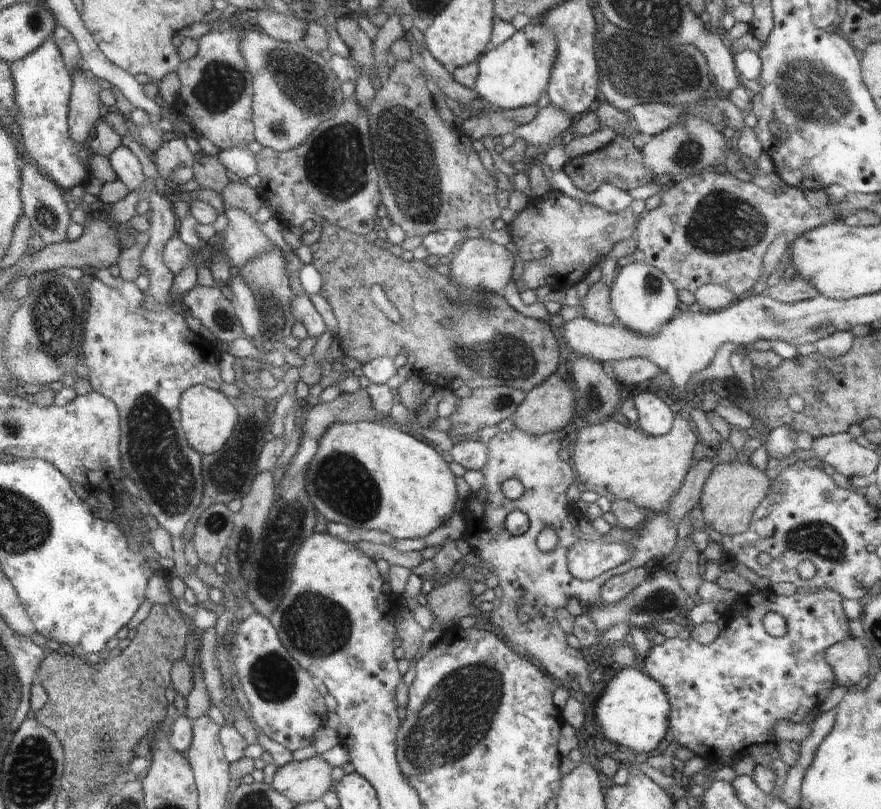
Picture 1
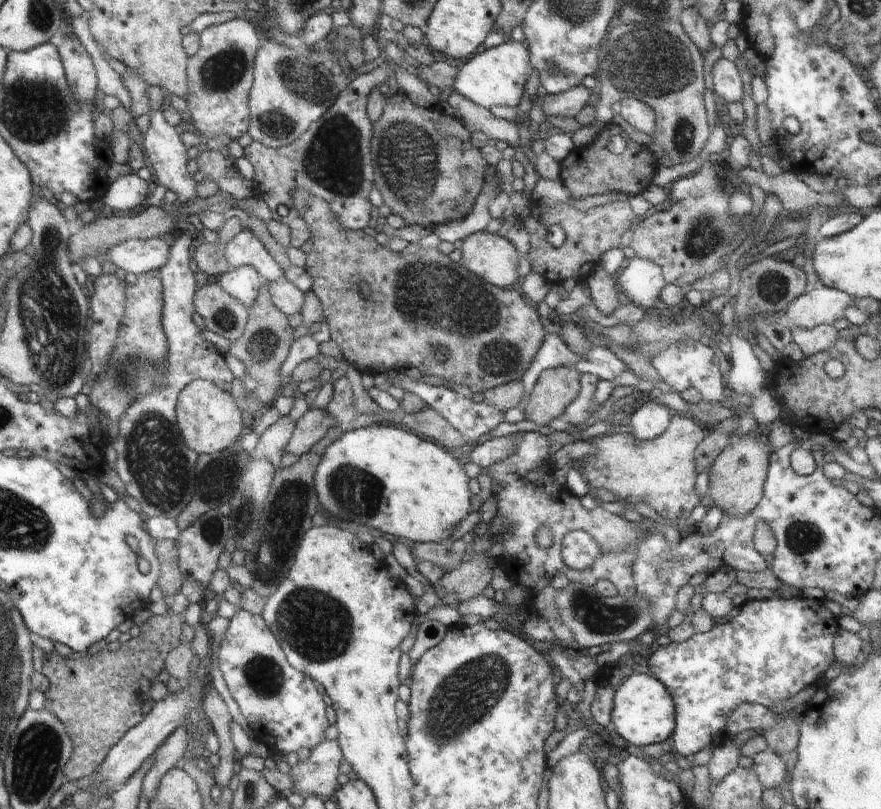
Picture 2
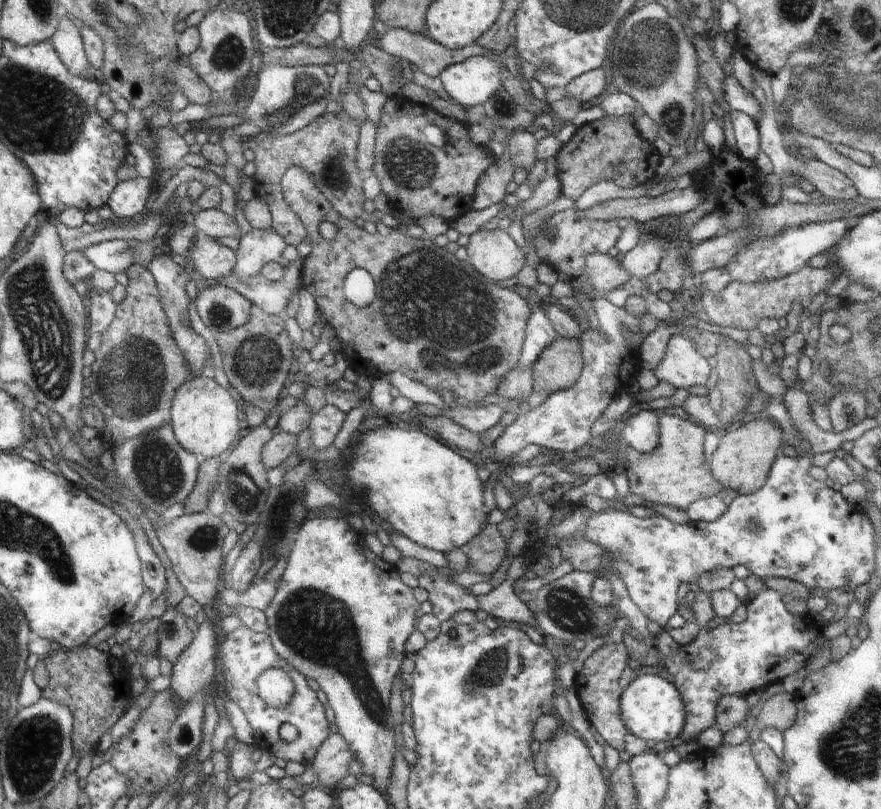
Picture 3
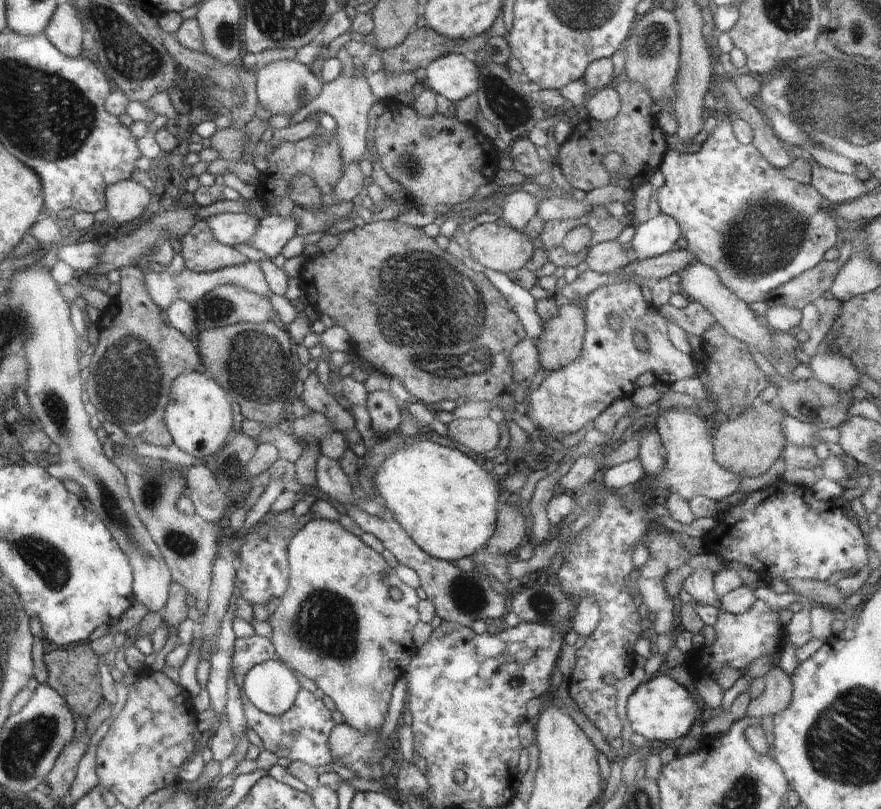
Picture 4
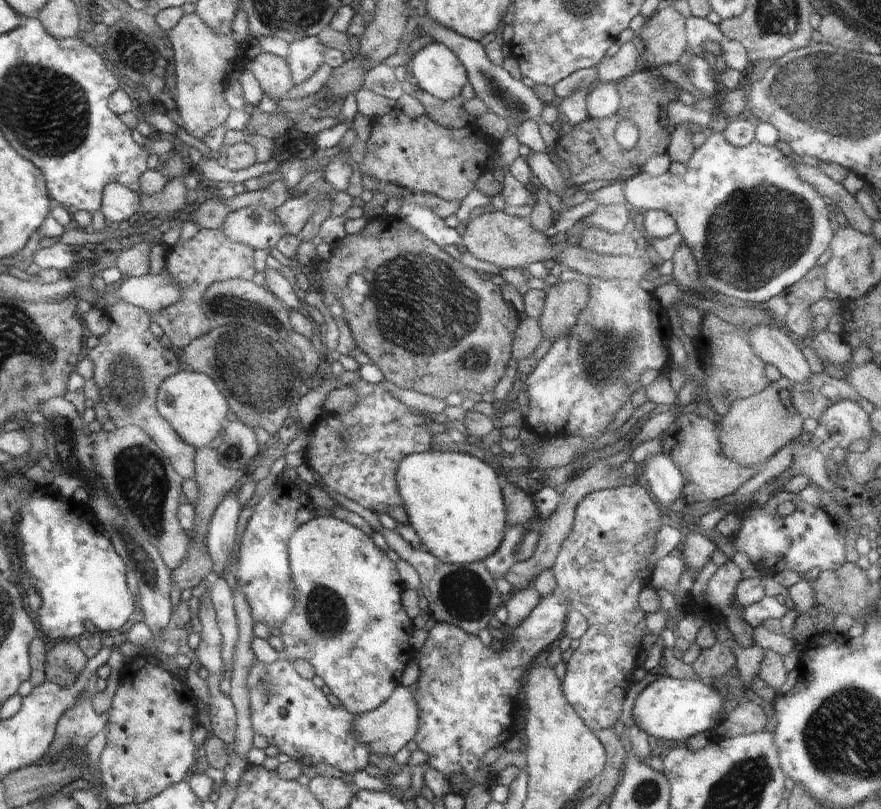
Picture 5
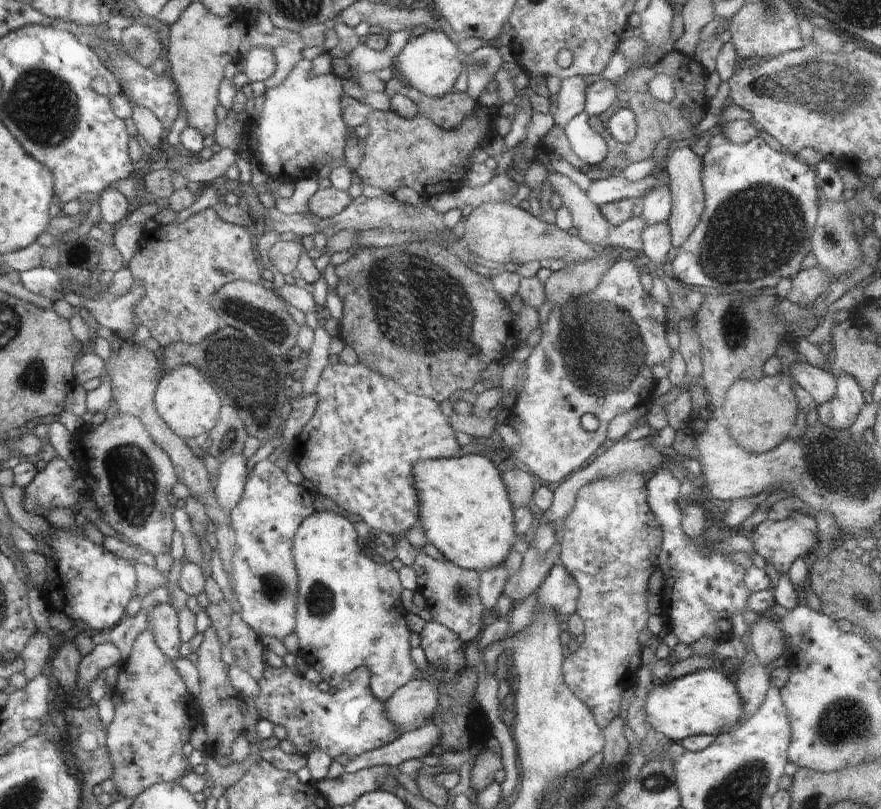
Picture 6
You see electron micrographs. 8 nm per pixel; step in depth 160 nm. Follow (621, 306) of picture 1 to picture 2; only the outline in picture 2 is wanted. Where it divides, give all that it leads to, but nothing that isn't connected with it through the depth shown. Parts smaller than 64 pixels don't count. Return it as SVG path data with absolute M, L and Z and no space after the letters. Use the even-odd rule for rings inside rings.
M638 257L625 260L616 280L625 300L645 310L654 310L666 286L662 269L652 261Z

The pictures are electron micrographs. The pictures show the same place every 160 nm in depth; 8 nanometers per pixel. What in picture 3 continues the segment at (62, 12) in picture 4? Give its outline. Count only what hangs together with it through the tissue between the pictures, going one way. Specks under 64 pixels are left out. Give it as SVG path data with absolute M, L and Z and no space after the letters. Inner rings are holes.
M62 16L57 26L57 32L50 42L61 59L69 67L69 71L84 78L89 62L84 50L79 24L70 16Z

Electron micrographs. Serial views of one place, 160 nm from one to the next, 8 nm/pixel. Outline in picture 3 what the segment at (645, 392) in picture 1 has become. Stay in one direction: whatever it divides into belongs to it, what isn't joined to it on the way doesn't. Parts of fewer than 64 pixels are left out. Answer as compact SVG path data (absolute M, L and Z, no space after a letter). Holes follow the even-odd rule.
M644 409L625 420L618 440L647 453L658 446L660 433L659 412Z

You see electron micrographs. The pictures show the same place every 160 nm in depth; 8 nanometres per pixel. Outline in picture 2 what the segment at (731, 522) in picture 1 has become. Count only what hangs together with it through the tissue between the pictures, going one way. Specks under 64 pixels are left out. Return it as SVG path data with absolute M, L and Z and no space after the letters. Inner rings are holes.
M742 435L738 442L730 443L715 459L709 471L708 495L724 513L733 517L750 515L764 498L764 484L768 478L768 454L764 444L753 435Z

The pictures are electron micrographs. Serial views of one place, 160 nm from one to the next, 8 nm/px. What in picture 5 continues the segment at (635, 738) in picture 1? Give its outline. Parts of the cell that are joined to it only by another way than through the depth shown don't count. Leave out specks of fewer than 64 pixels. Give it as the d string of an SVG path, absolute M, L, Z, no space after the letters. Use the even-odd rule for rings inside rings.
M660 676L638 694L633 707L633 722L656 739L686 741L686 738L712 729L717 726L716 722L721 722L724 698L720 695L720 692L704 686L699 680Z

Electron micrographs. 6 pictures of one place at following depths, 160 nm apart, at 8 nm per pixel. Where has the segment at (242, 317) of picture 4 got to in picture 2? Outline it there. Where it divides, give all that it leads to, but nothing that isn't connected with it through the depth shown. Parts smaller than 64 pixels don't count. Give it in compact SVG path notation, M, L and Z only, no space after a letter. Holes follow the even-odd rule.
M217 280L211 281L207 286L197 288L194 296L195 312L200 314L206 322L206 328L212 330L218 336L224 336L233 341L243 335L246 323L249 318L249 312L241 302L231 297L218 283Z

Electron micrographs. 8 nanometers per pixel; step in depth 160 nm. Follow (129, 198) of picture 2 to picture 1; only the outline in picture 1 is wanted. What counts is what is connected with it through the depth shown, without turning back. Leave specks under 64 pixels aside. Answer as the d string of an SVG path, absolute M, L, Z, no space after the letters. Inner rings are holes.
M119 145L109 155L108 160L116 173L116 176L131 191L146 184L146 168L142 168L138 158L124 145Z

